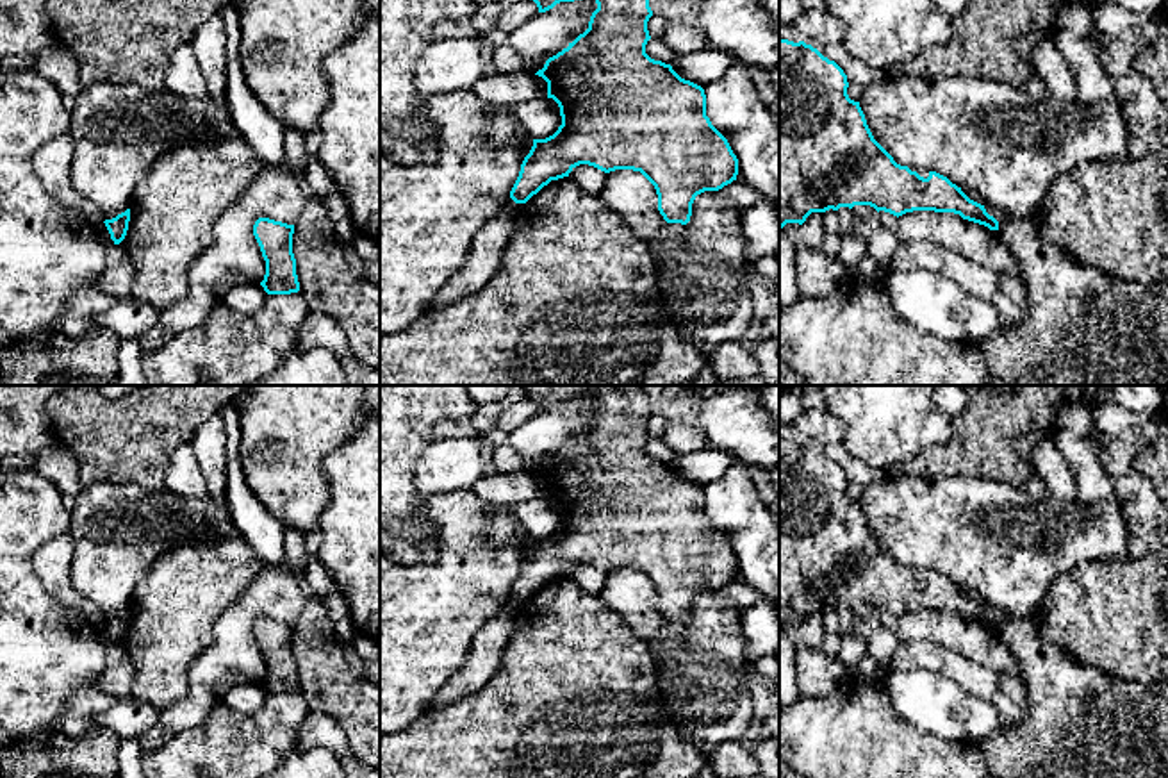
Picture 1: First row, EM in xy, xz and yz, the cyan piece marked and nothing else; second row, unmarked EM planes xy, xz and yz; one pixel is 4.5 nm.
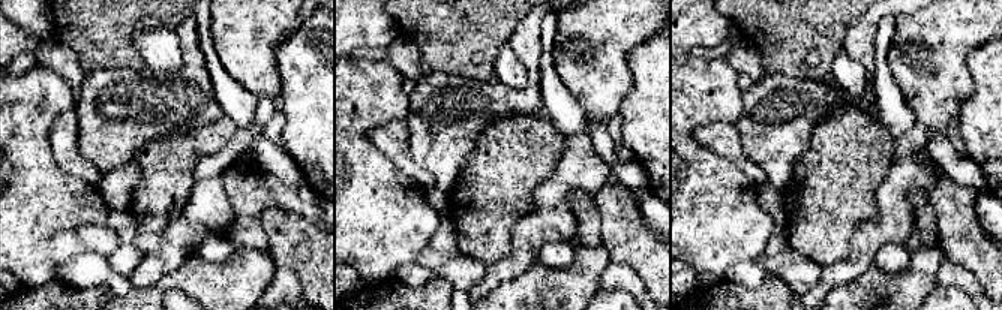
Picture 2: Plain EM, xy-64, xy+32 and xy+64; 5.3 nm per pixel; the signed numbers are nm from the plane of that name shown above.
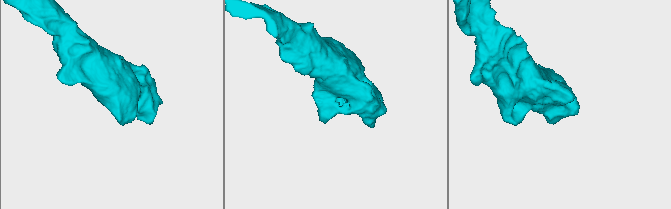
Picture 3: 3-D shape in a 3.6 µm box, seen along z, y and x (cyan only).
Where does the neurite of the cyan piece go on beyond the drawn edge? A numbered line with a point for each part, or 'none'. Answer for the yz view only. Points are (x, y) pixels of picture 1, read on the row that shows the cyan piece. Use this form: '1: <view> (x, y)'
none

